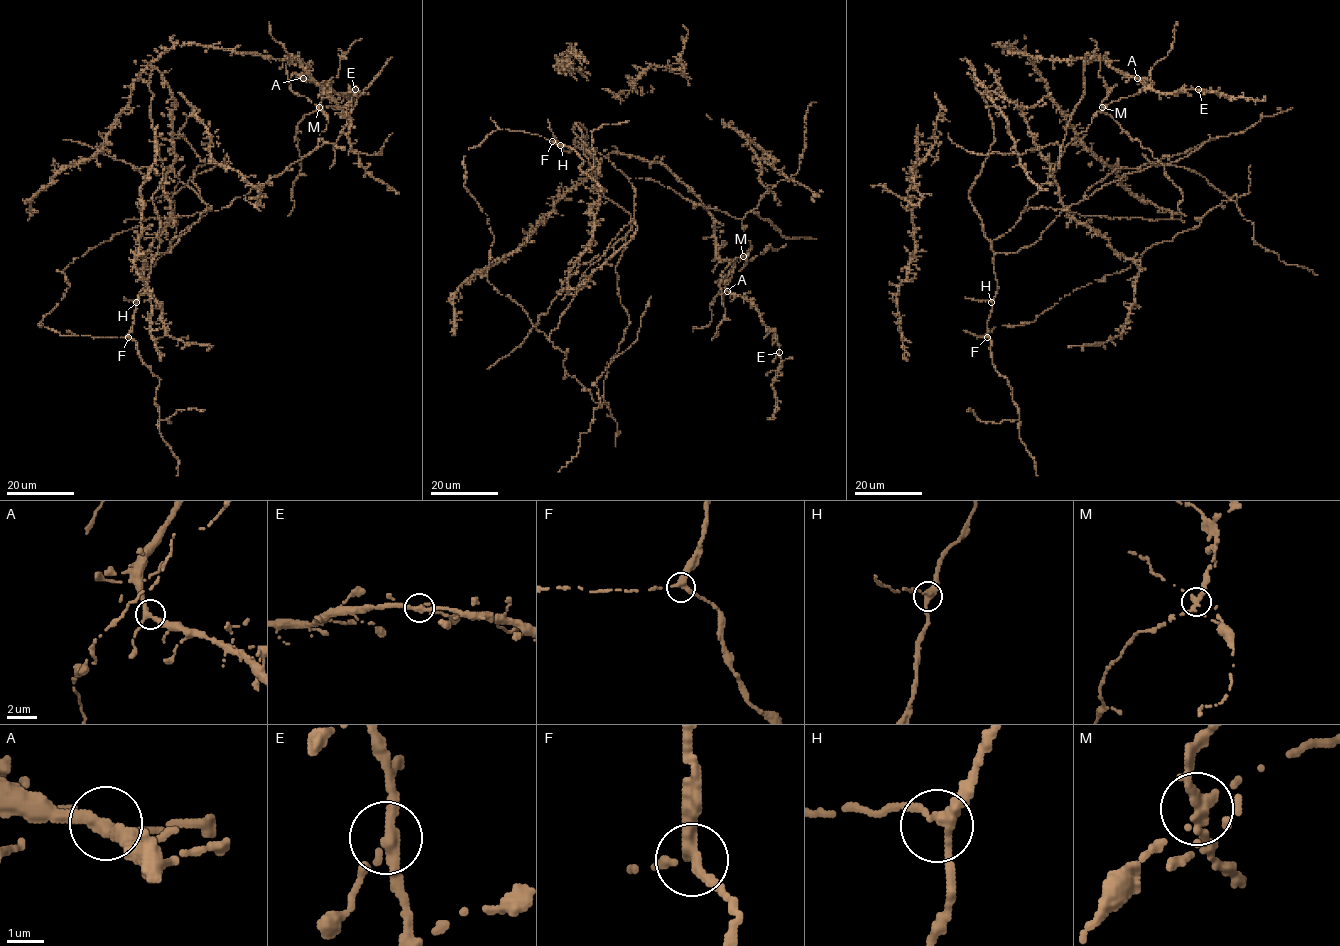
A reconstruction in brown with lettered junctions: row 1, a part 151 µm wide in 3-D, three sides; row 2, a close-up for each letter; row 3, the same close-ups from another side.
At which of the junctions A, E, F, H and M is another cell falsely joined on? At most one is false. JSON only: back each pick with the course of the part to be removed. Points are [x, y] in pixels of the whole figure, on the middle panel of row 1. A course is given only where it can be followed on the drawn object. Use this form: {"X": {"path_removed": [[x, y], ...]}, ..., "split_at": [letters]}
{"split_at": ["M"]}

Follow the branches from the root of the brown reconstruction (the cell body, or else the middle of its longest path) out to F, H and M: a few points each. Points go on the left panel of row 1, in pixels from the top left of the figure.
F: (293, 163), (229, 206), (218, 211), (205, 209), (212, 208), (182, 231), (170, 252), (154, 258), (128, 337)
H: (293, 163), (229, 206), (218, 211), (205, 209), (212, 208), (182, 231), (170, 252), (154, 258), (136, 302)
M: (293, 163), (317, 148), (320, 132), (327, 127), (328, 115), (319, 107)

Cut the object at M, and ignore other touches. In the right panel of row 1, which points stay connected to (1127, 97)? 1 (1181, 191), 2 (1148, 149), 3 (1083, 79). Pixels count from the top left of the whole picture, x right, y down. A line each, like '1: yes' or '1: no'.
1: no
2: no
3: no

